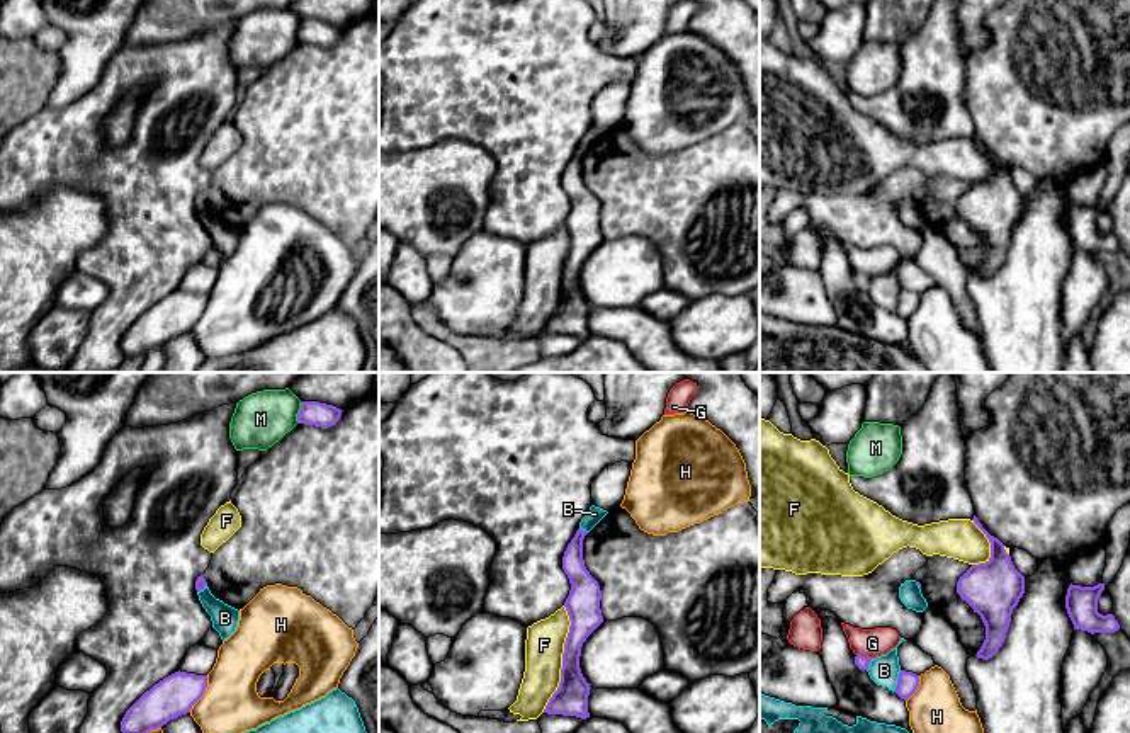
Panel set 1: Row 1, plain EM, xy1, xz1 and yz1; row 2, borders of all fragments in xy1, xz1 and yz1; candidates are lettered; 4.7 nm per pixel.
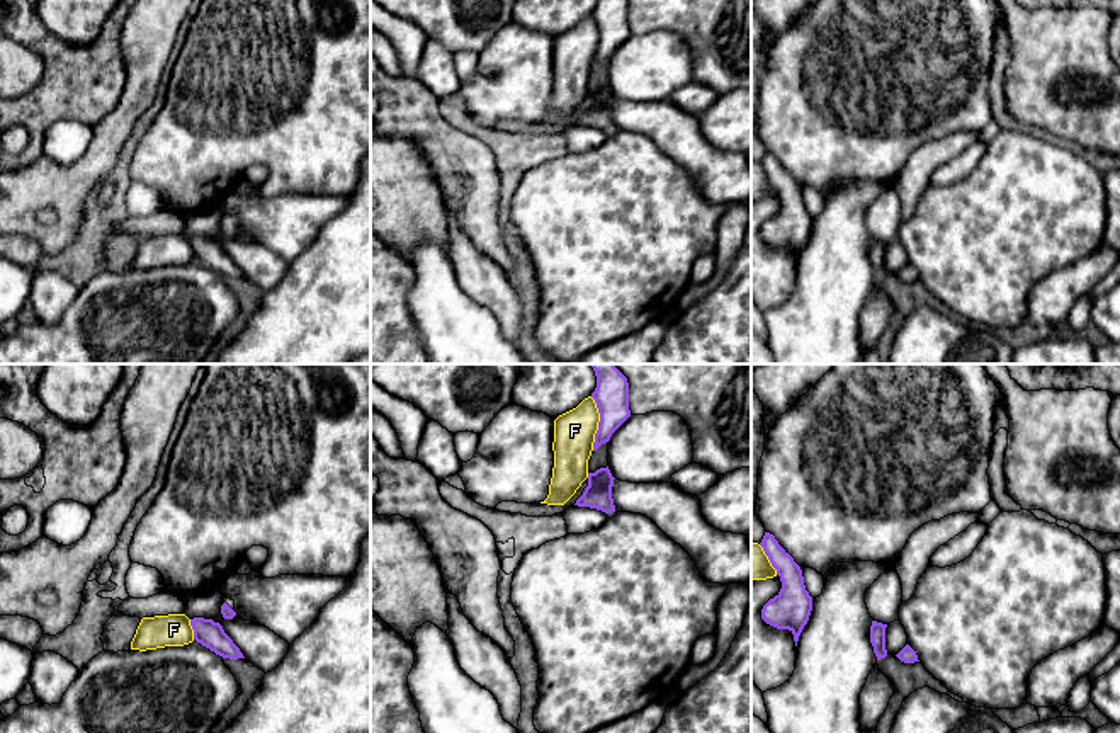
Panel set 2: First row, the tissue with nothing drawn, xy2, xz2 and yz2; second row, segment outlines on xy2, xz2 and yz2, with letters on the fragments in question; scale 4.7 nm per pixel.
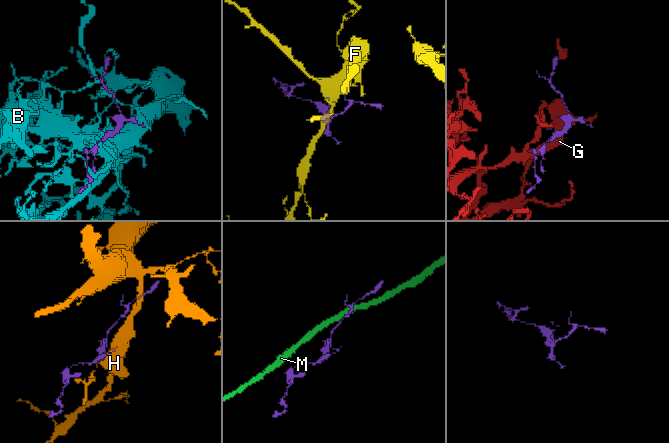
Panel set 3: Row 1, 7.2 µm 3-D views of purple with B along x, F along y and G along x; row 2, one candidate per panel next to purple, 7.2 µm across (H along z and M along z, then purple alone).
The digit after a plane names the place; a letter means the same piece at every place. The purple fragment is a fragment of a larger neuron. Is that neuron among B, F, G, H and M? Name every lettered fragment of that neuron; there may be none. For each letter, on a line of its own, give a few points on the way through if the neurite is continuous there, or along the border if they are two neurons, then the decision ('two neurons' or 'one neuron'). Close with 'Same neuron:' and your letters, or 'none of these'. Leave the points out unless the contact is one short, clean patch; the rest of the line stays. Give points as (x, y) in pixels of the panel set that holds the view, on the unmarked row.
B: two neurons
F: two neurons
G: along yz1 (857, 272), (870, 278) | two neurons
H: two neurons
M: along xy1 (303, 21), (298, 41) | two neurons
Same neuron: none of these

